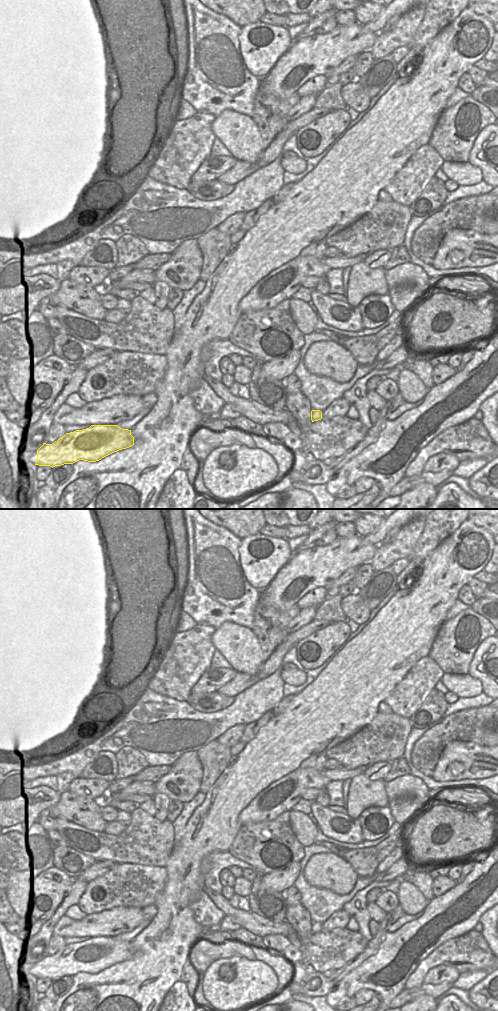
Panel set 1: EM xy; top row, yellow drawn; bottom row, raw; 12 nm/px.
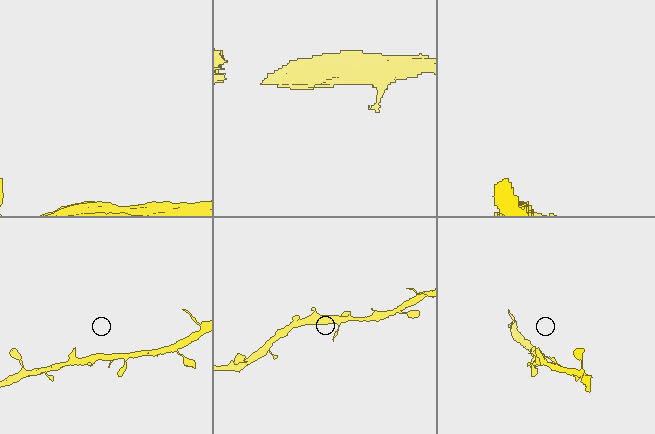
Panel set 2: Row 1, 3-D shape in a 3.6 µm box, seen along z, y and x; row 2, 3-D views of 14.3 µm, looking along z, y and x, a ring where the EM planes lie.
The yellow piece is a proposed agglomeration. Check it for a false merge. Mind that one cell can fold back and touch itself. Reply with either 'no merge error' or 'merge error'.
no merge error

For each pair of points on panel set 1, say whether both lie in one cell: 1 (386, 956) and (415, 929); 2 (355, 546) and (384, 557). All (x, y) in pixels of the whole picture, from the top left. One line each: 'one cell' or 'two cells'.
1: one cell
2: two cells

